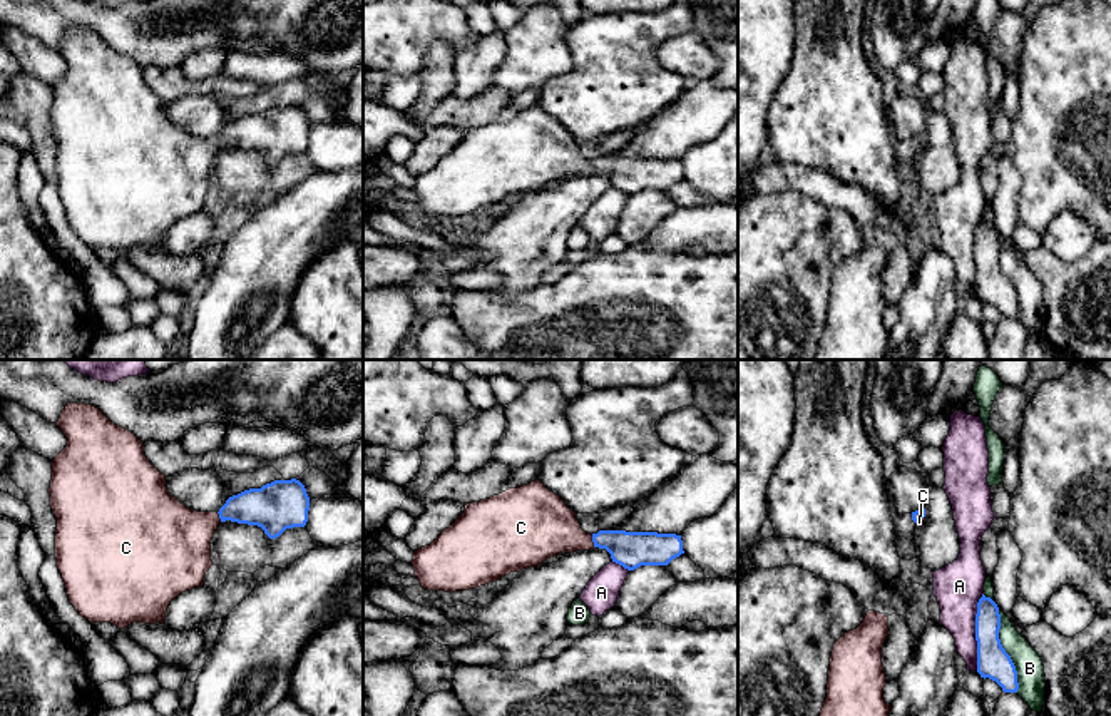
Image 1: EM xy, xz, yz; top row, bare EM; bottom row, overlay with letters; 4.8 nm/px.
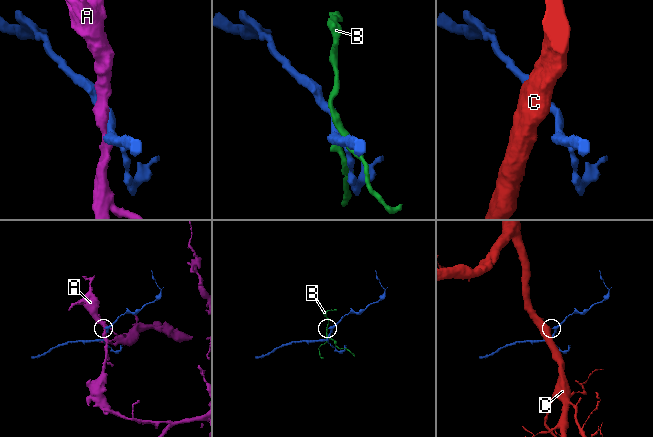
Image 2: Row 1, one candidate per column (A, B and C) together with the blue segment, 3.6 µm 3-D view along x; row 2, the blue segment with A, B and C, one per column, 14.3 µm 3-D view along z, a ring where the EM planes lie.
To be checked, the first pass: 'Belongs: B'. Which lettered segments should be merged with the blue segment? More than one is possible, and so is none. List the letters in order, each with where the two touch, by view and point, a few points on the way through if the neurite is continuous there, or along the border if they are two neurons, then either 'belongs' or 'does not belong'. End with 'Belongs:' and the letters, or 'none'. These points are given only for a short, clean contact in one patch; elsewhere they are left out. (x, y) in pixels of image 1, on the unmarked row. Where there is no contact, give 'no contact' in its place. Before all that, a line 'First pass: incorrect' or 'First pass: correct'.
First pass: incorrect
A: meets blue in yz at (976, 256); does not belong
B: meets blue in yz at (1004, 276); does not belong
C: meets blue in xz at (593, 166); runs through xz (629, 174), (613, 166), (593, 166), (579, 166), (544, 151); belongs
Belongs: C

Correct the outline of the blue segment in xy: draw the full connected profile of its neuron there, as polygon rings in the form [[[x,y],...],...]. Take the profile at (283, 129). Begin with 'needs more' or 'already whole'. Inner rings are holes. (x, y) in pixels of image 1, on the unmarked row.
needs more | [[[67,28],[57,52],[64,57],[67,72],[52,85],[49,114],[57,144],[55,184],[70,229],[89,248],[110,248],[119,254],[134,248],[164,249],[169,229],[179,219],[204,209],[204,201],[212,191],[211,166],[221,147],[258,151],[269,164],[308,147],[310,122],[296,104],[244,115],[229,122],[218,137],[197,137],[169,119],[166,100],[147,85],[144,69],[132,57],[112,49],[99,33]]]

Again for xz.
needs more | [[[535,105],[467,129],[463,139],[430,171],[415,176],[412,191],[423,214],[455,217],[495,207],[510,197],[535,192],[564,177],[594,172],[606,174],[612,187],[627,196],[641,191],[668,191],[684,179],[681,161],[676,159],[599,156],[591,161],[581,154],[576,137],[540,105]]]

